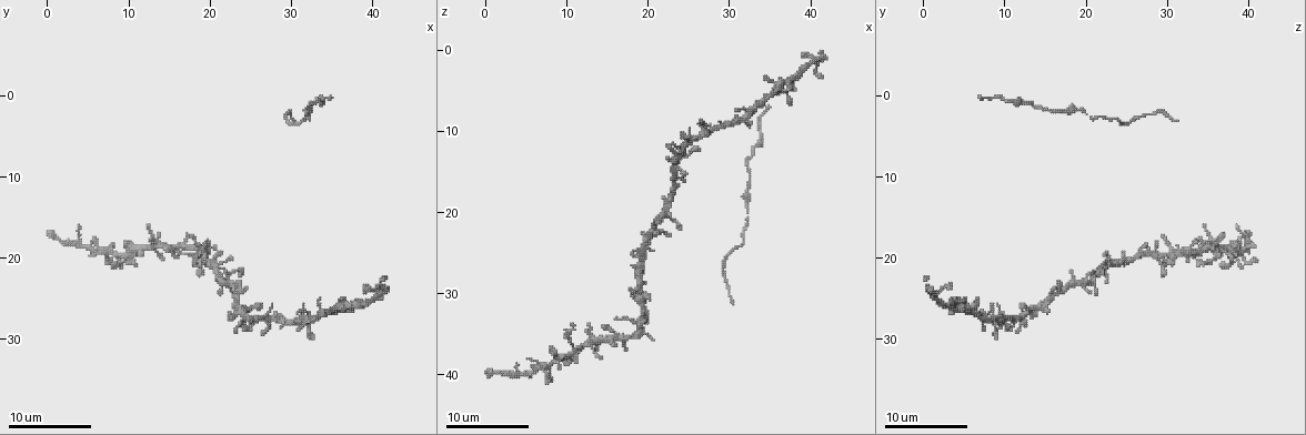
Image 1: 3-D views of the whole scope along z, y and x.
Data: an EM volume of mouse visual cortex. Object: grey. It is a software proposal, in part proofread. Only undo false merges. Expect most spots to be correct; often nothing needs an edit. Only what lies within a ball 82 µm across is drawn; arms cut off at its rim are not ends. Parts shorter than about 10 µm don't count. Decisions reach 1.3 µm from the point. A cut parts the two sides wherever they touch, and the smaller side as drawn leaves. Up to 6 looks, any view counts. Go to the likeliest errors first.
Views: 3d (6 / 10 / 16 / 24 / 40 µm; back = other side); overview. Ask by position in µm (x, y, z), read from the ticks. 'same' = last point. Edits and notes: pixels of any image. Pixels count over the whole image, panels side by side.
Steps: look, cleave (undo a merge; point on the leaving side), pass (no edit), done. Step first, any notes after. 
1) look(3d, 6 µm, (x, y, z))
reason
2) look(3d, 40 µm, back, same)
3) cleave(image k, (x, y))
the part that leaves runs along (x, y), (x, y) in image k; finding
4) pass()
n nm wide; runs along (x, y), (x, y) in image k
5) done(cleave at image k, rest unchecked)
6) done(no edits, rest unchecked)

look(3d, 10 µm, (32.0, 2.0, 17.0))
calibre changes

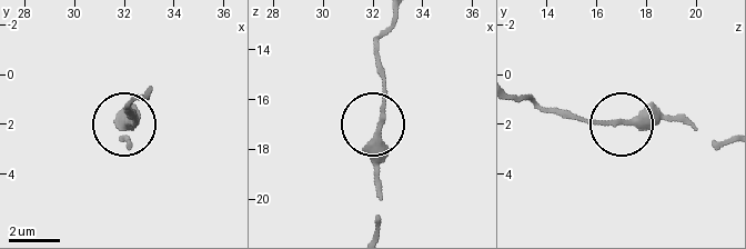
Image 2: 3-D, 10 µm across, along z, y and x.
pass()
290 nm wide; one neuron here

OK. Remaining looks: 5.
look(3d, 6 µm, (20.5, 21.5, 21.5))
looks like a crossing

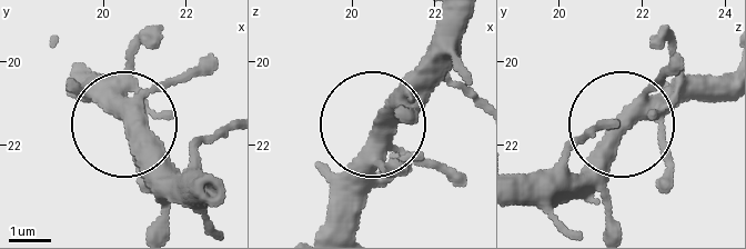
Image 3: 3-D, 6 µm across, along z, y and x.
look(3d, 6 µm, back, (20.60, 21.35, 21.90))

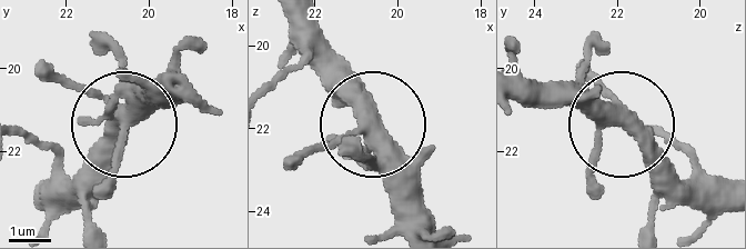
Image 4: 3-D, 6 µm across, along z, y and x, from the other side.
pass()
side arm 35 µm; runs along (296, 166), (374, 130), (399, 216) in image 4; continuous, no second neuron

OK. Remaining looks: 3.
look(3d, 6 µm, (6.0, 19.0, 39.5))
small branch off a trunk

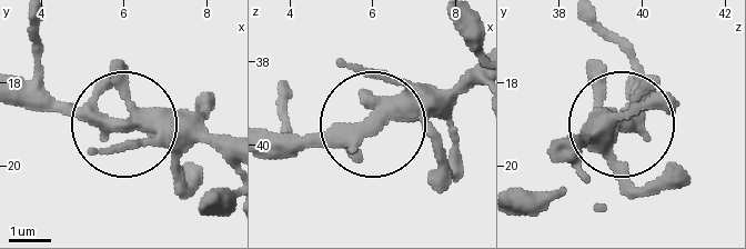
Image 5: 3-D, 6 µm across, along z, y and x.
pass()
320 nm wide; runs along (474, 62), (442, 91), (400, 98), (368, 122), (275, 143) in image 5; continuous, no second neuron

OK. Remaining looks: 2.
done(no edits, rest unchecked)

